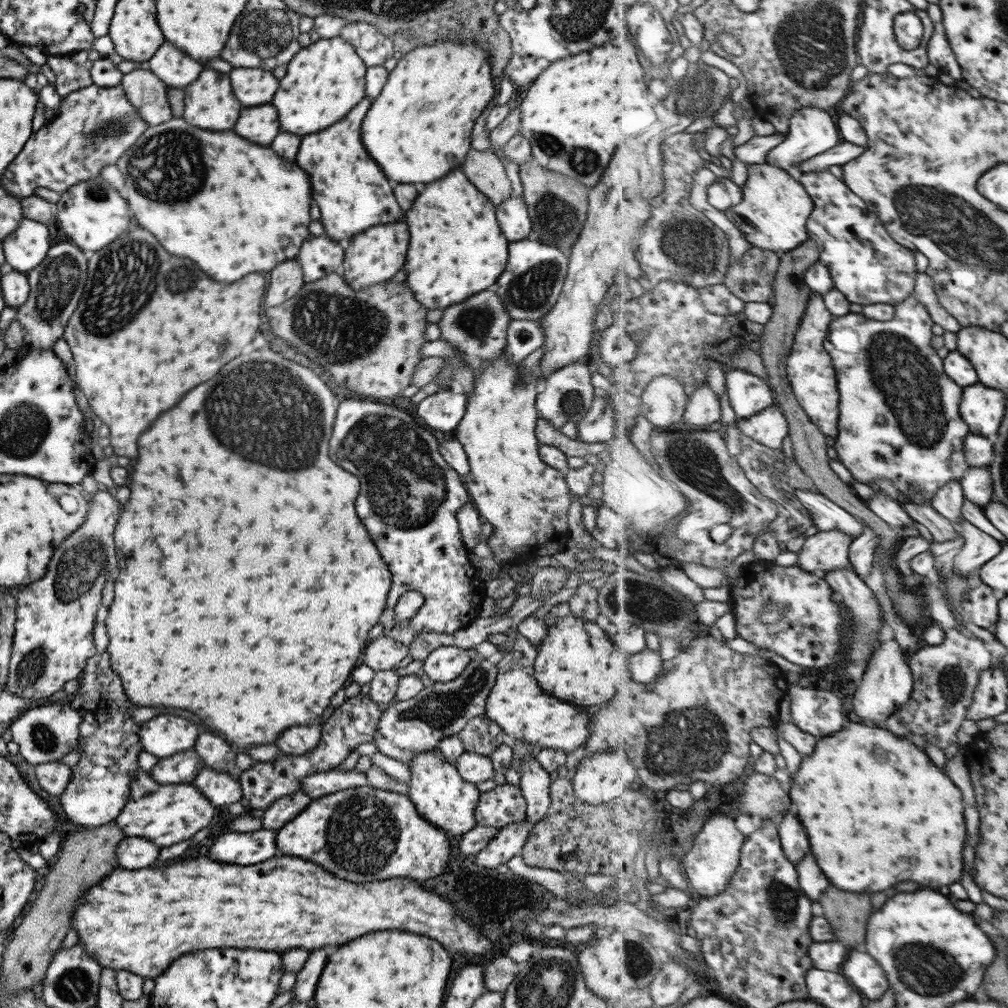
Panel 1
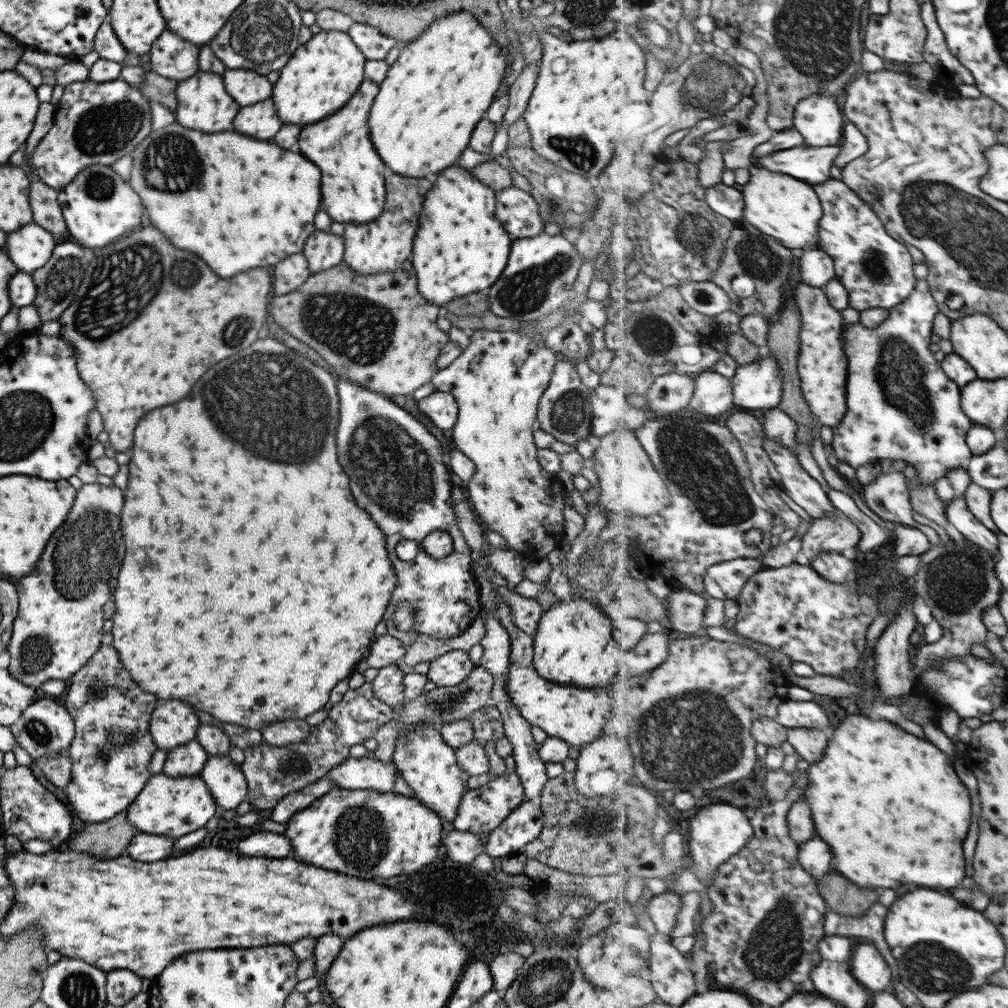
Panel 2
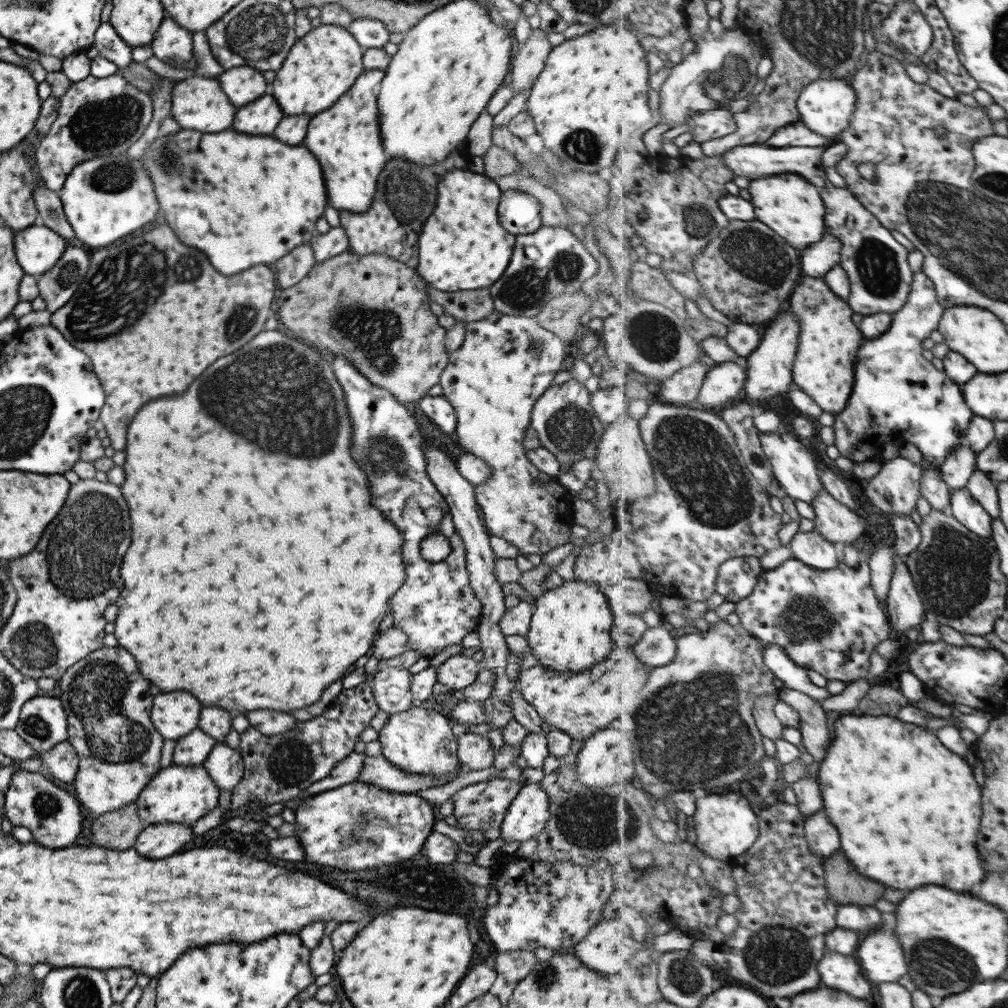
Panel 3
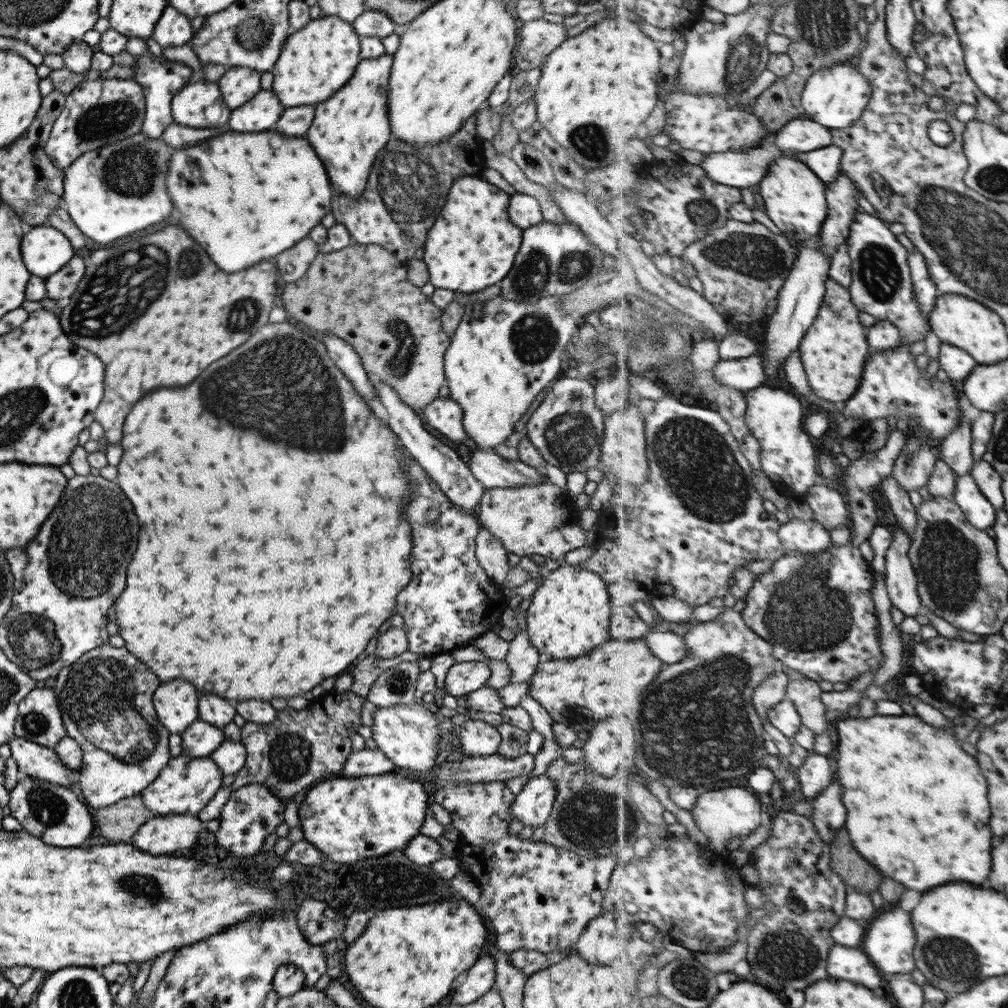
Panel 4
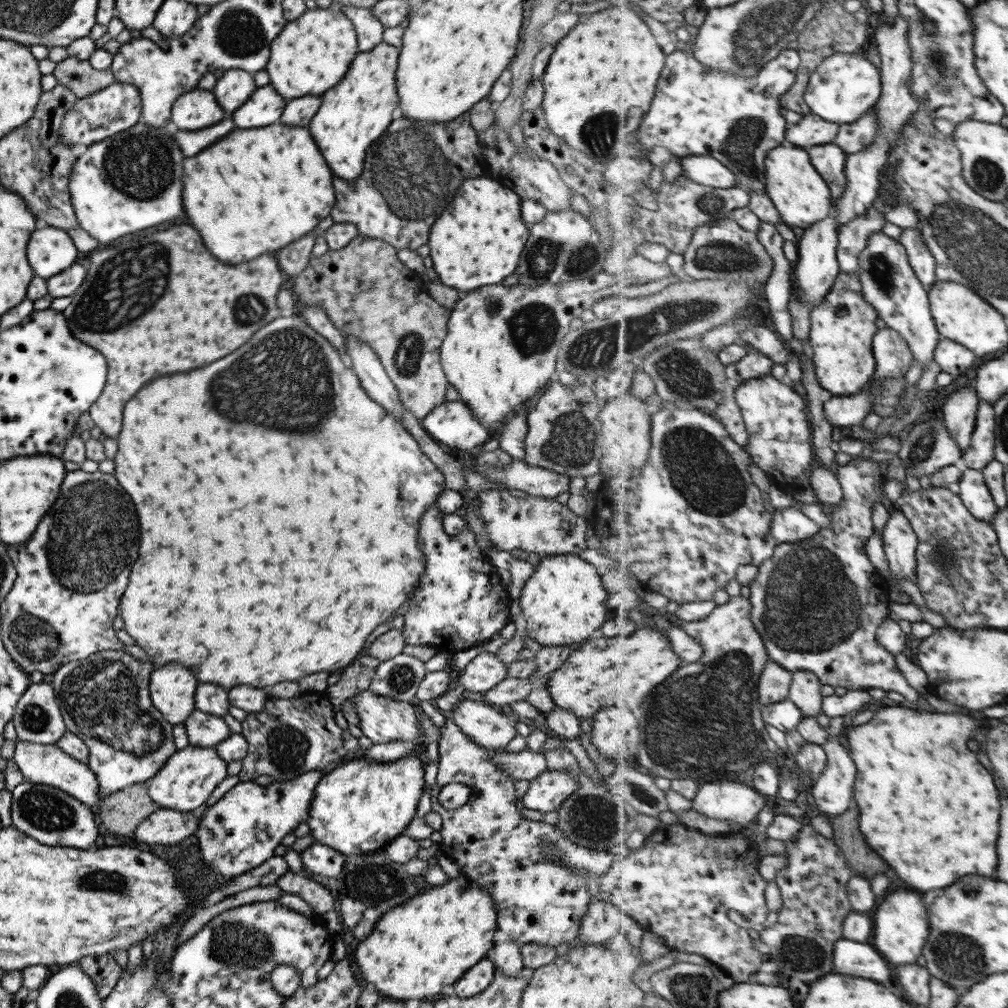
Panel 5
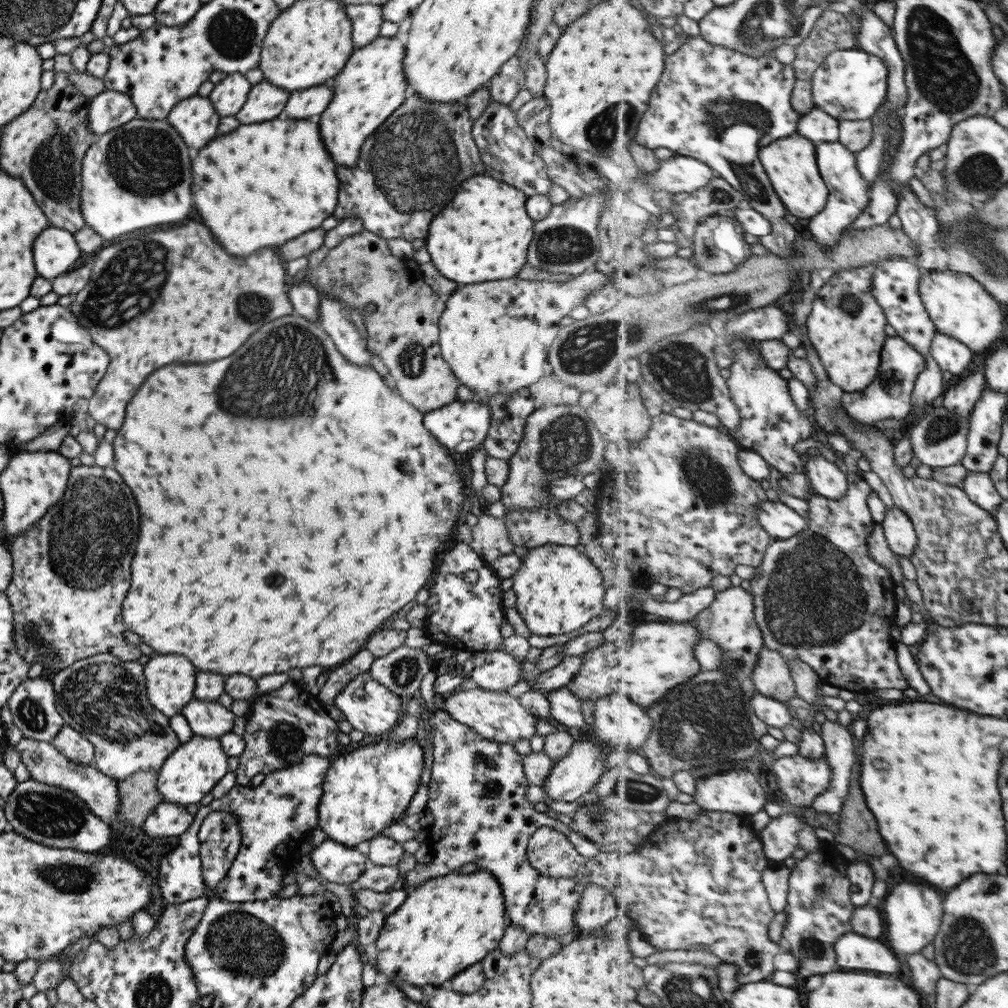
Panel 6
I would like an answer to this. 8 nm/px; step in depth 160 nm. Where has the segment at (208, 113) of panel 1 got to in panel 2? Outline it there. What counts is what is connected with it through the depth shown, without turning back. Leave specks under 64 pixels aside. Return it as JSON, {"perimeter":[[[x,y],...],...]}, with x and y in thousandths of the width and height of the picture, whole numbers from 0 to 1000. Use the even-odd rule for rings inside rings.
{"perimeter":[[[196,69],[191,75],[176,80],[173,92],[175,97],[173,119],[176,123],[189,129],[197,129],[197,131],[227,129],[231,115],[237,109],[237,105],[221,89],[219,75],[209,73],[209,70]]]}

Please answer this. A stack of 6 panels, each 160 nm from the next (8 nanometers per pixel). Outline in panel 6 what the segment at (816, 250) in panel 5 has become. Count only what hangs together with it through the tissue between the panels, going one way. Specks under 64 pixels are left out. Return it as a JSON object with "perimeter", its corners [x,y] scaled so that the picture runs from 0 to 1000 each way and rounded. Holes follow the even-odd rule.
{"perimeter":[[[834,141],[812,142],[810,148],[813,170],[824,192],[818,208],[803,219],[802,230],[814,242],[814,248],[822,250],[823,244],[834,237],[836,230],[862,205],[863,189],[867,183],[862,183],[853,170],[849,153]]]}

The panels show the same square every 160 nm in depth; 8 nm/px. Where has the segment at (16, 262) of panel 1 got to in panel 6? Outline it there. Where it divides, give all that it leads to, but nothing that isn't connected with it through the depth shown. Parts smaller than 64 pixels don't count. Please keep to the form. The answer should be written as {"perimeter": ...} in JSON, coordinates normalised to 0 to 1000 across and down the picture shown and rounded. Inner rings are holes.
{"perimeter":[[[46,225],[33,242],[33,260],[41,276],[57,276],[70,266],[78,256],[78,246],[73,234],[61,226]]]}

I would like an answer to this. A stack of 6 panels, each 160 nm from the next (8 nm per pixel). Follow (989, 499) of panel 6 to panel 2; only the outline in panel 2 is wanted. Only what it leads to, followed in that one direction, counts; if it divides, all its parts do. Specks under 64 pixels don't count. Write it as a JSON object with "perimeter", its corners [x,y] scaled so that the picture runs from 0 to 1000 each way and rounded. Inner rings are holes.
{"perimeter":[[[958,491],[949,493],[938,503],[938,509],[944,520],[957,532],[965,541],[971,541],[977,546],[989,551],[992,547],[991,535],[988,525],[979,524],[968,510],[961,504]]]}

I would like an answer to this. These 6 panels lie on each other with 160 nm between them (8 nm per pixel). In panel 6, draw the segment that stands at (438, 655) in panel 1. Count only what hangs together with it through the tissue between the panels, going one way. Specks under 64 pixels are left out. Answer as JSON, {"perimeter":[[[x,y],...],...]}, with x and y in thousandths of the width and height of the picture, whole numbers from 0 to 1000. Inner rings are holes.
{"perimeter":[[[498,643],[486,646],[469,647],[469,664],[463,673],[479,685],[503,686],[518,675],[515,655]]]}

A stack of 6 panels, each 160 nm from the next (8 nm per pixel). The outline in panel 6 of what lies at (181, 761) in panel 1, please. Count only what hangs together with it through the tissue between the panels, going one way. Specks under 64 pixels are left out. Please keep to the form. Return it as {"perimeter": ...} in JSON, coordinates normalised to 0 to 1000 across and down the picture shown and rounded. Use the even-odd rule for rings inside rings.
{"perimeter":[[[190,693],[180,704],[189,727],[201,732],[217,733],[221,728],[232,726],[235,721],[233,710],[219,698]]]}

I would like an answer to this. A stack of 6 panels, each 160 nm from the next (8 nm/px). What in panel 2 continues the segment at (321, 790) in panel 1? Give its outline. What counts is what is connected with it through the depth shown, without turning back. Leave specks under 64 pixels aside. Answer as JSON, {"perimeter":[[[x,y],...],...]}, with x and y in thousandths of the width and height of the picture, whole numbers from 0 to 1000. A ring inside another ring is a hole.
{"perimeter":[[[345,751],[324,766],[322,771],[331,776],[331,781],[346,784],[386,786],[394,778],[393,763],[389,757],[380,758],[372,751]]]}

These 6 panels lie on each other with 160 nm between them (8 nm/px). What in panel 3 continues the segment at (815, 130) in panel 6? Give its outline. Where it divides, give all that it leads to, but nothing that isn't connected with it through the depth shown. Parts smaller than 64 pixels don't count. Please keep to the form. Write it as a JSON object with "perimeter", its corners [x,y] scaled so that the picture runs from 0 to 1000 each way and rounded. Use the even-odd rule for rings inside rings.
{"perimeter":[[[793,119],[790,122],[785,122],[774,127],[769,134],[759,142],[762,145],[771,147],[795,145],[820,145],[825,143],[819,135],[812,134],[807,131],[797,120]]]}

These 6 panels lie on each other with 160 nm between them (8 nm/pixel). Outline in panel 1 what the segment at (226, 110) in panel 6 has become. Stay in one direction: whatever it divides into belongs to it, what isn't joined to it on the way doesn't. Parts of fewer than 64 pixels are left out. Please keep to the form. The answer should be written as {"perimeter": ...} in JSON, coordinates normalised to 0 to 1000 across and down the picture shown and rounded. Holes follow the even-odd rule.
{"perimeter":[[[230,67],[227,71],[227,81],[231,87],[231,95],[239,105],[257,105],[271,97],[275,89],[275,77],[267,71],[255,67]]]}

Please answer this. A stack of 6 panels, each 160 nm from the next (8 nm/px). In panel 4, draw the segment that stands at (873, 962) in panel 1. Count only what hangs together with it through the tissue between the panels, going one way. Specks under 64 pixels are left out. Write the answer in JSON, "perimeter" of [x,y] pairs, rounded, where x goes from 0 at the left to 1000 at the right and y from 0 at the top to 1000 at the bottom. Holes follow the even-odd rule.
{"perimeter":[[[886,899],[882,903],[872,903],[870,911],[863,915],[862,929],[858,929],[858,946],[864,949],[875,966],[902,966],[910,960],[908,956],[908,937],[910,927],[904,913],[904,905],[894,899]]]}

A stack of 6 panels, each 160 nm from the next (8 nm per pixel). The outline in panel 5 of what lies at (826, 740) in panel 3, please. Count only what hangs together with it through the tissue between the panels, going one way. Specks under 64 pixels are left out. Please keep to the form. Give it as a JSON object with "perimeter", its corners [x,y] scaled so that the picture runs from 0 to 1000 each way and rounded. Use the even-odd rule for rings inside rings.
{"perimeter":[[[788,666],[783,694],[795,703],[799,710],[809,711],[814,706],[816,698],[815,681],[816,678],[807,667]]]}

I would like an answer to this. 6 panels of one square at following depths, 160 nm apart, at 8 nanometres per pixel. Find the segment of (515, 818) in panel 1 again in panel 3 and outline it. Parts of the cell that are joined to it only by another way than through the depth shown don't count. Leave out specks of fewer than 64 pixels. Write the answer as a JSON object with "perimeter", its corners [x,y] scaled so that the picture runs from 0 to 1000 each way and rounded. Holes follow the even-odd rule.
{"perimeter":[[[491,772],[484,775],[473,775],[462,781],[457,781],[453,786],[445,790],[444,796],[449,798],[449,810],[452,819],[459,823],[479,823],[479,829],[483,834],[491,833],[496,829],[496,817],[507,794],[513,790],[518,781],[517,774],[503,774],[502,772]]]}

